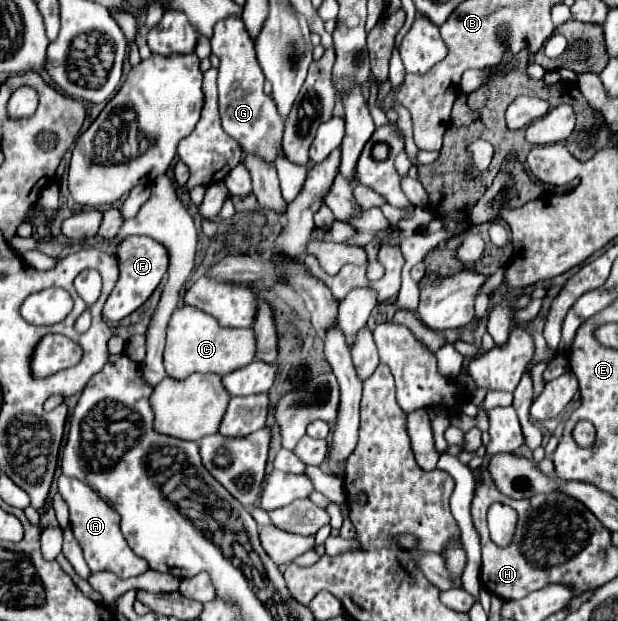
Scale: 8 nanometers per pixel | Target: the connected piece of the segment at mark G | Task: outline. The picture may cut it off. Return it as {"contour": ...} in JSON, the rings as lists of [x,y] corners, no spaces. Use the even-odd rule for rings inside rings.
{"contour":[[[227,18],[215,24],[211,52],[221,60],[219,114],[223,130],[235,138],[245,152],[257,152],[259,156],[267,158],[267,162],[275,162],[283,138],[283,118],[279,116],[273,98],[263,92],[265,76],[255,58],[253,42],[247,38],[247,30],[243,30],[241,18]]]}

